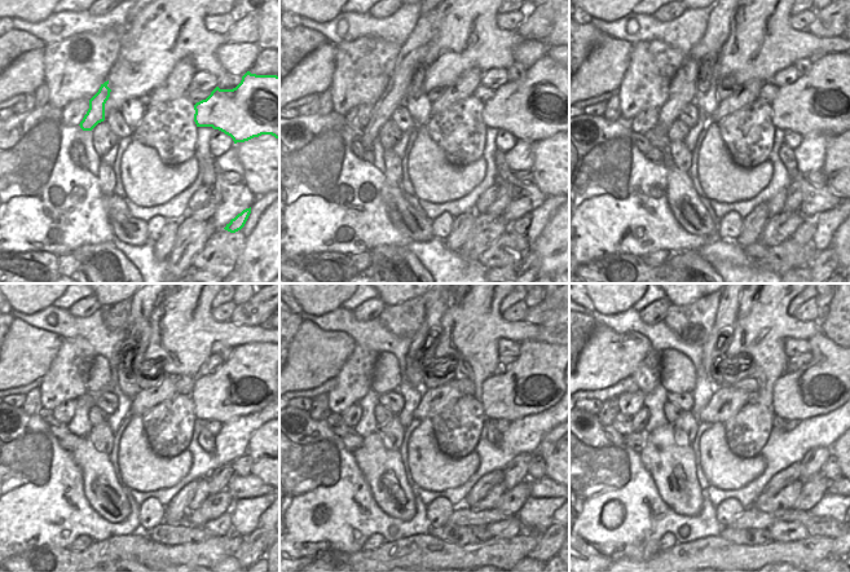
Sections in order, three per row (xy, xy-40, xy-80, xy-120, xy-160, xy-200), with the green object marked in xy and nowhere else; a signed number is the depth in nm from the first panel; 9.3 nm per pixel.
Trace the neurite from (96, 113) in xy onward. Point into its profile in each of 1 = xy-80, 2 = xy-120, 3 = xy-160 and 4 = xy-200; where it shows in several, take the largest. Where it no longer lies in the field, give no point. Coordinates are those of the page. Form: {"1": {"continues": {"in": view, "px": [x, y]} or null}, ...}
{"1": {"continues": {"in": "xy-80", "px": [679, 95]}}, "2": {"continues": {"in": "xy-120", "px": [100, 381]}}, "3": {"continues": {"in": "xy-160", "px": [387, 377]}}, "4": {"continues": {"in": "xy-200", "px": [678, 375]}}}

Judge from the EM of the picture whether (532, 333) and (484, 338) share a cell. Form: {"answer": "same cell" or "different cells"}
{"answer": "same cell"}

